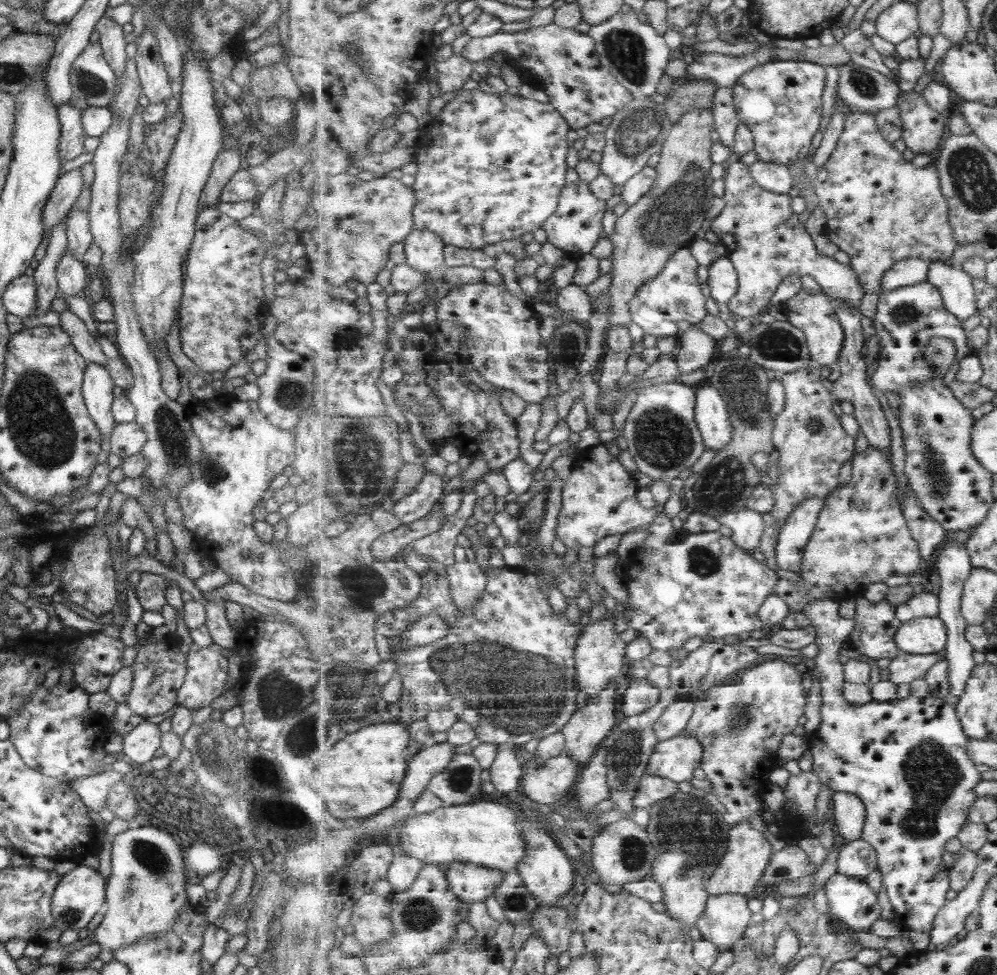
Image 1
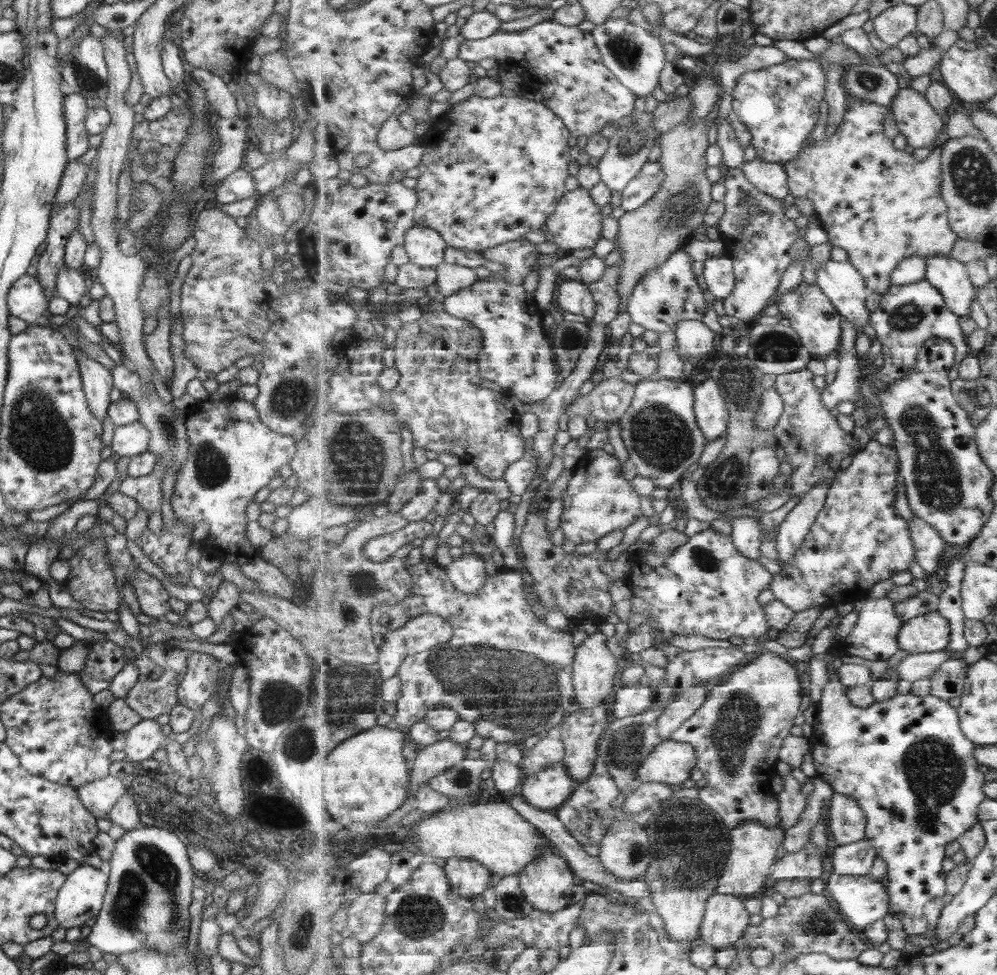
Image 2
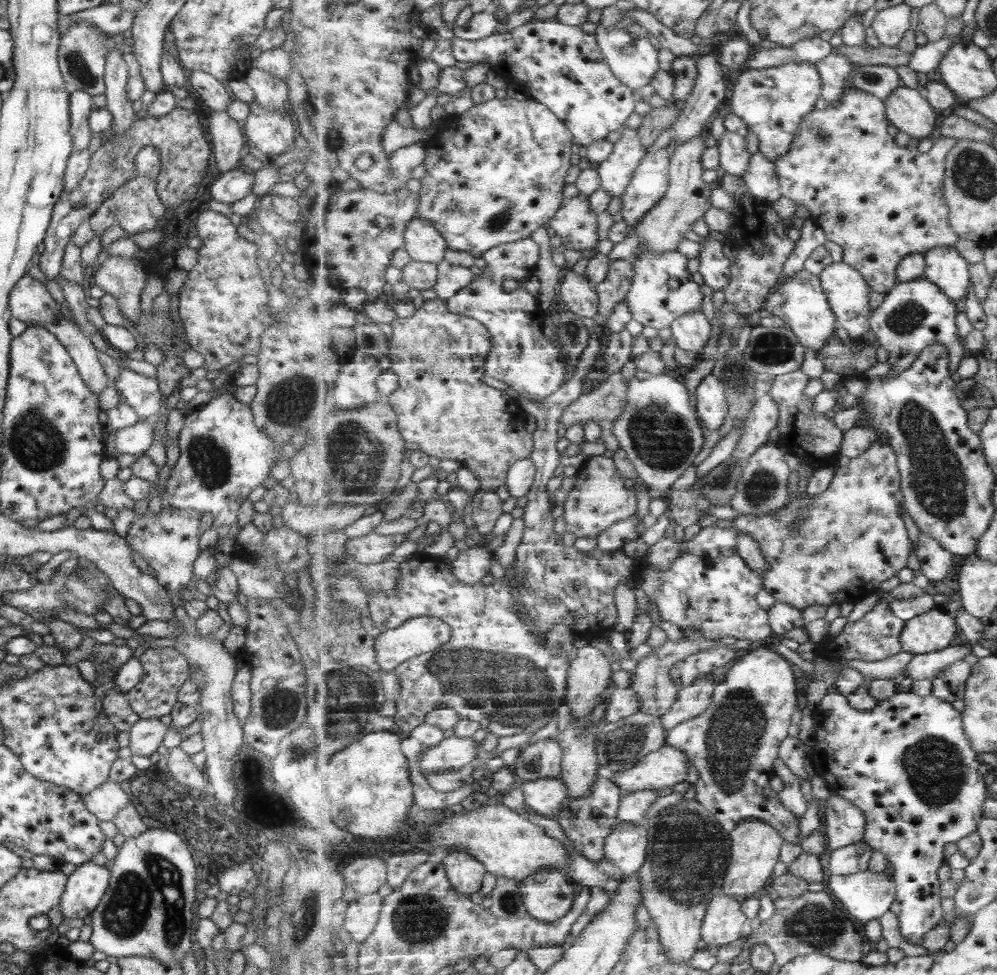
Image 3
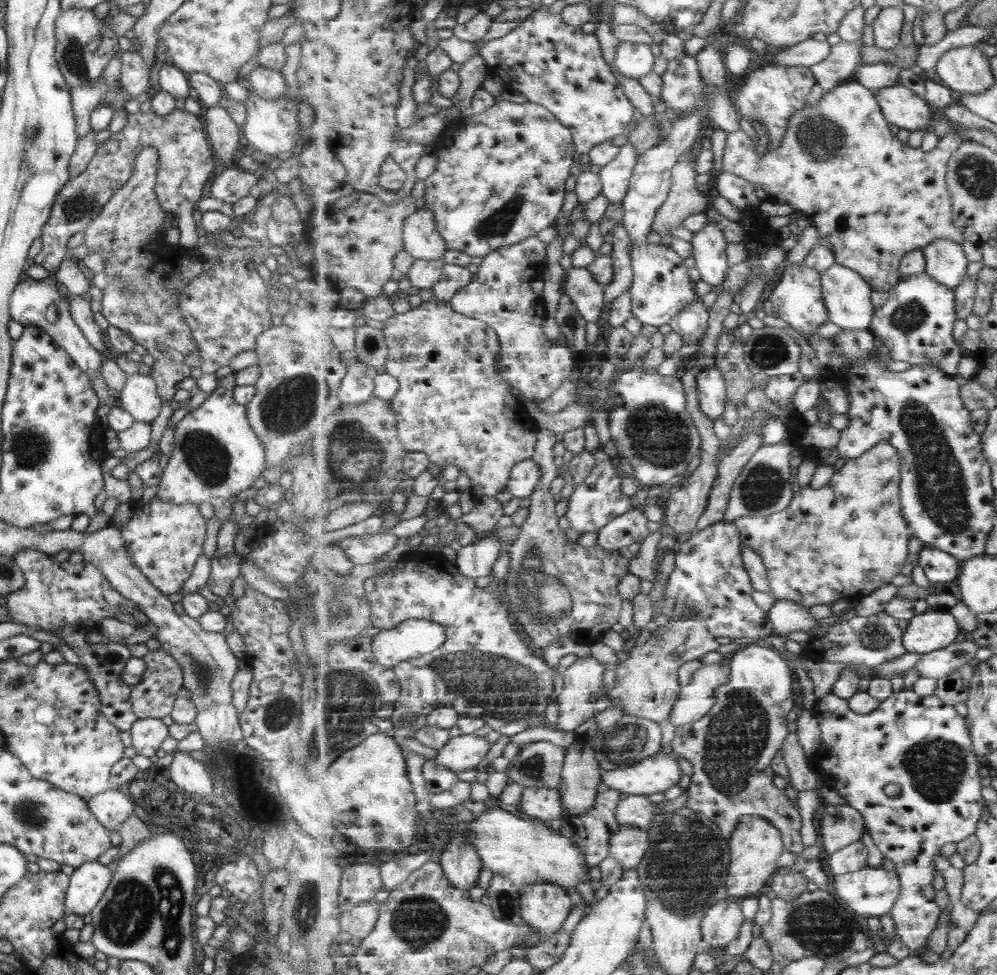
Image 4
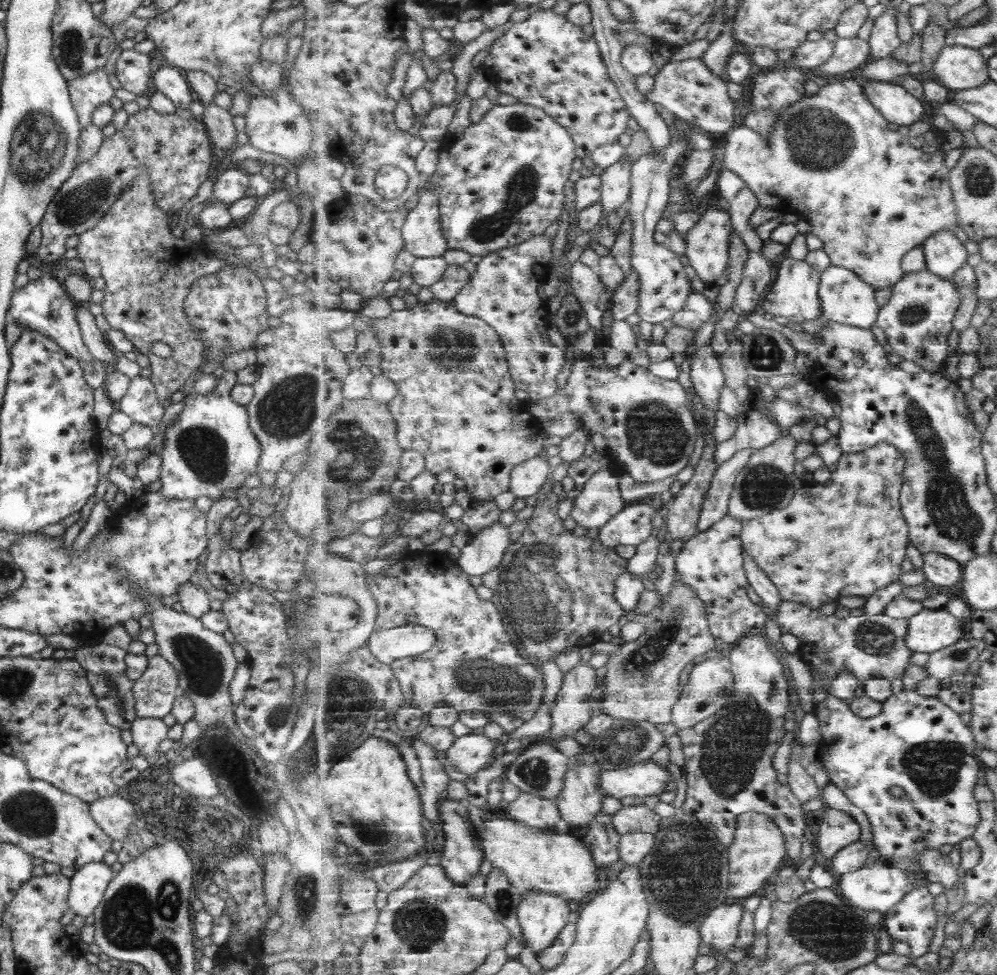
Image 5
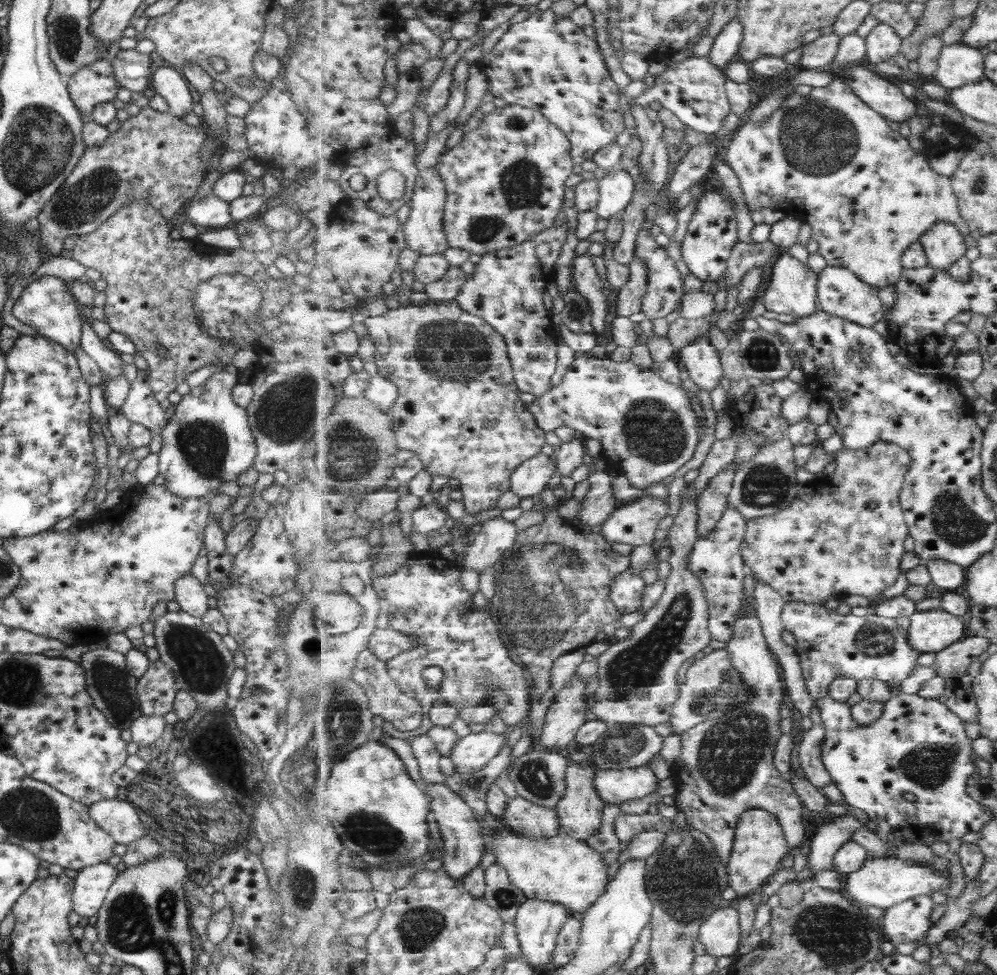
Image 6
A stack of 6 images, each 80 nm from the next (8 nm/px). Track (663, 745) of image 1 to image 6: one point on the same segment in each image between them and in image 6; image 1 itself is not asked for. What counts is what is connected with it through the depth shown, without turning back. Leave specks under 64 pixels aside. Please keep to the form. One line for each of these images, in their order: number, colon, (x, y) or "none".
2: (672, 762)
3: (667, 766)
4: (658, 773)
5: (646, 778)
6: (616, 786)

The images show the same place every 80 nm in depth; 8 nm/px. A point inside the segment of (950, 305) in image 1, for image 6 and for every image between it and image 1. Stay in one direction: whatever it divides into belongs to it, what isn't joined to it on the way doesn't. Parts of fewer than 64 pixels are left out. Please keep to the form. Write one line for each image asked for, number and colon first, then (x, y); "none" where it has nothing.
2: (943, 271)
3: (946, 267)
4: (946, 261)
5: (945, 253)
6: (944, 244)

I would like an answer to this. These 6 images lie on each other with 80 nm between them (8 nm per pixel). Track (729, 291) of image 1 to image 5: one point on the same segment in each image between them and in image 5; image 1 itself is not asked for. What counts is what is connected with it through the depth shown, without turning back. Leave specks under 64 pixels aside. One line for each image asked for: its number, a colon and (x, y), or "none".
2: (718, 272)
3: (716, 269)
4: (709, 251)
5: (708, 240)

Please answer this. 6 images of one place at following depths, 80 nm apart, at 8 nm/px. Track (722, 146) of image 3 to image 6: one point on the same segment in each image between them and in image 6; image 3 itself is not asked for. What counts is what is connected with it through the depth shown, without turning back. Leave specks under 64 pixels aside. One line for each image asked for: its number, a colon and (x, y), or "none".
4: (875, 199)
5: (871, 197)
6: (827, 158)

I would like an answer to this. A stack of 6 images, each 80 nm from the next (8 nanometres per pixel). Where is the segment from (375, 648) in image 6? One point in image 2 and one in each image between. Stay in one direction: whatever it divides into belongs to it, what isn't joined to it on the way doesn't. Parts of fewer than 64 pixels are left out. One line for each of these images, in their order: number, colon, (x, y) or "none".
2: (421, 633)
3: (419, 635)
4: (415, 637)
5: (388, 645)

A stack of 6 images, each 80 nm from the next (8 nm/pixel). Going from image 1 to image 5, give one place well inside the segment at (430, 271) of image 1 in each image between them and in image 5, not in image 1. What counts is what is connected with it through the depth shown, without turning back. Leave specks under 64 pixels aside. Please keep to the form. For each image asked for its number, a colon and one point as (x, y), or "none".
2: (426, 247)
3: (423, 241)
4: (423, 239)
5: (422, 230)

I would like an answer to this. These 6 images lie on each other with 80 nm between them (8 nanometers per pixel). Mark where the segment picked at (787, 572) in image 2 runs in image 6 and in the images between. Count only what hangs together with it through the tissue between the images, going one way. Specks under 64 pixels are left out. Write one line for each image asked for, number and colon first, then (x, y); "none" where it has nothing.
3: (852, 539)
4: (842, 541)
5: (848, 537)
6: (845, 534)

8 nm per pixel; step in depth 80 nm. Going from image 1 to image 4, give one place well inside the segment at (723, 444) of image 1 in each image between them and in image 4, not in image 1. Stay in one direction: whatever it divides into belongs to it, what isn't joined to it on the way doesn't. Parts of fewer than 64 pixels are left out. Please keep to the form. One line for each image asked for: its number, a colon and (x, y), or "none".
2: (712, 415)
3: (712, 407)
4: (713, 397)

